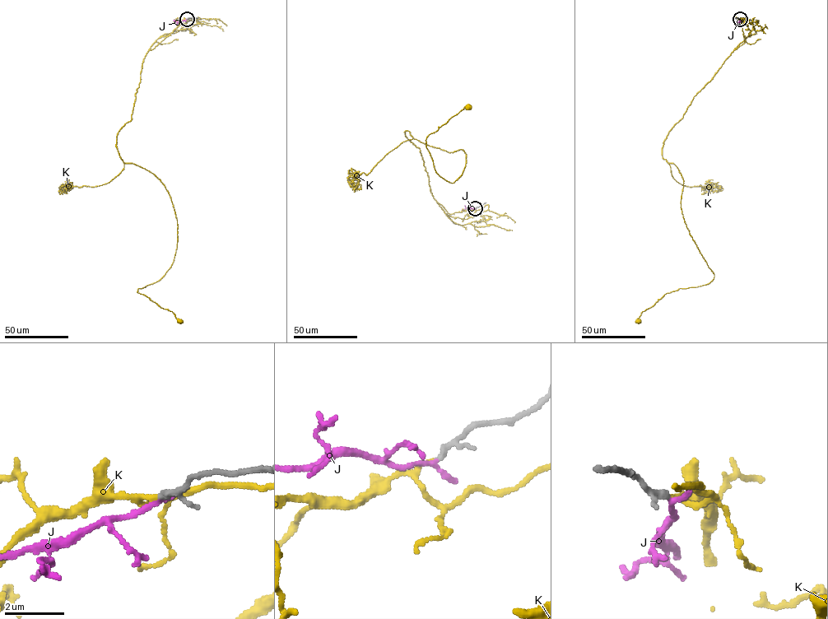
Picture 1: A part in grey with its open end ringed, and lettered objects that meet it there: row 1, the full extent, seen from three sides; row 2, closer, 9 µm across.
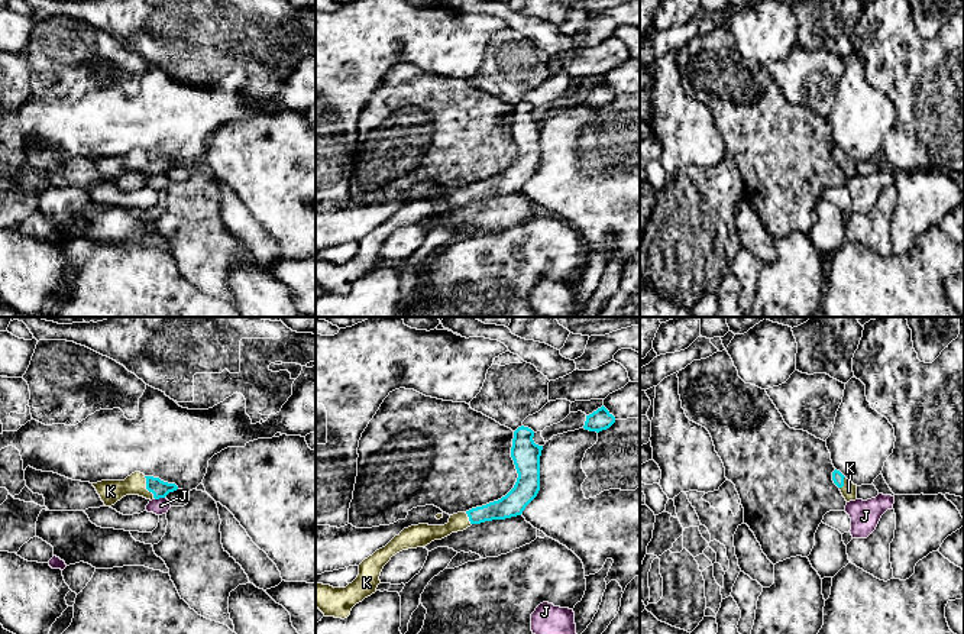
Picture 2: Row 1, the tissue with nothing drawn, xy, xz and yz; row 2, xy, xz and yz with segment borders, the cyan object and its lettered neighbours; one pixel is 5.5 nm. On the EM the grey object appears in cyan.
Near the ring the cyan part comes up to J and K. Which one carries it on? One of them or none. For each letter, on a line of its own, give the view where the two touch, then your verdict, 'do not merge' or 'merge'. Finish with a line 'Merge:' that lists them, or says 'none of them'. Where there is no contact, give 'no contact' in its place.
J: contact in xy; do not merge
K: contact in xy; merge
Merge: K

